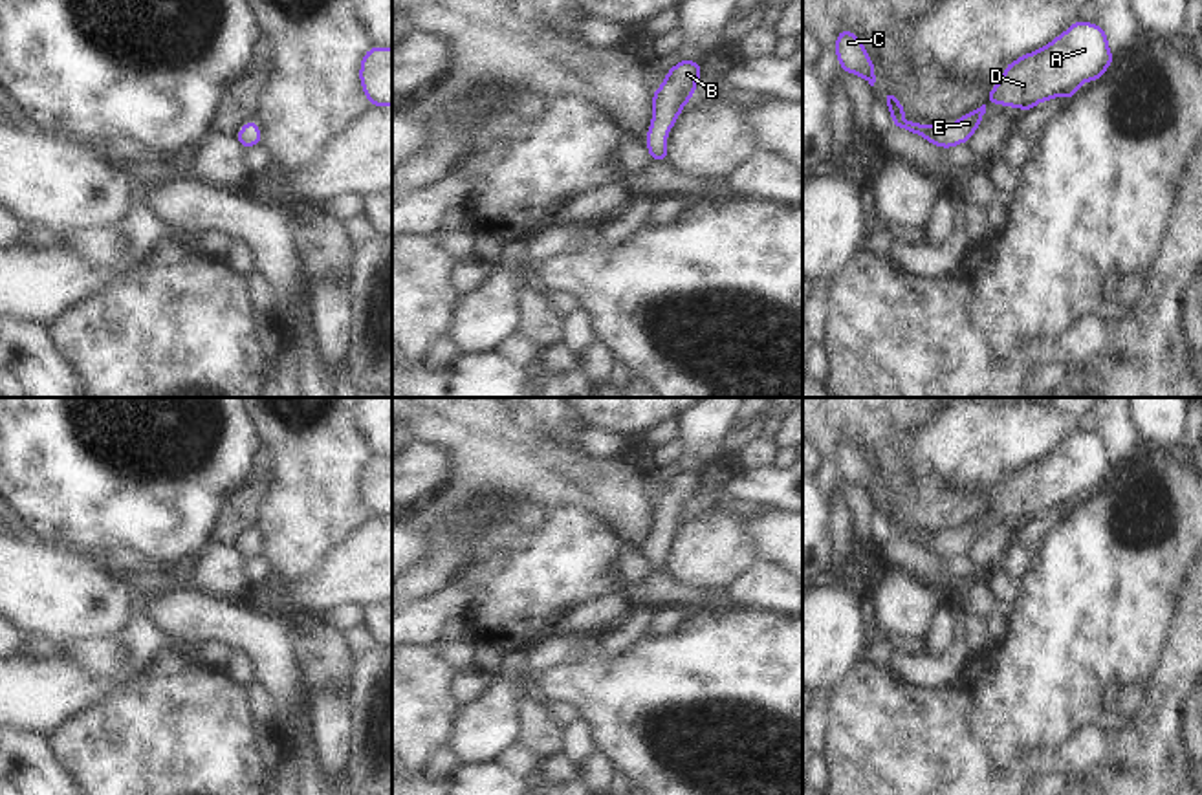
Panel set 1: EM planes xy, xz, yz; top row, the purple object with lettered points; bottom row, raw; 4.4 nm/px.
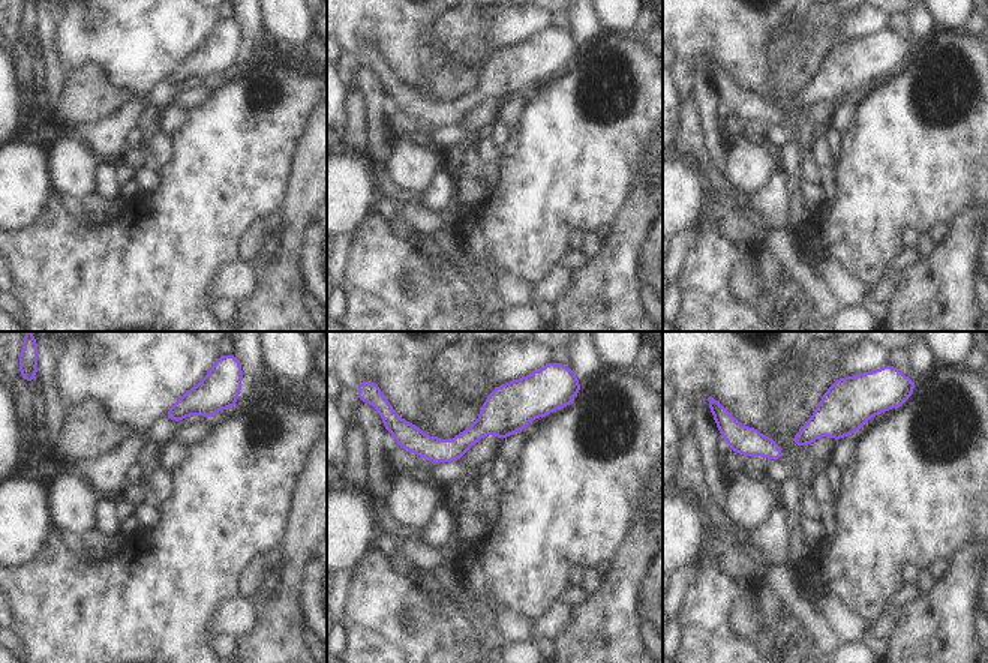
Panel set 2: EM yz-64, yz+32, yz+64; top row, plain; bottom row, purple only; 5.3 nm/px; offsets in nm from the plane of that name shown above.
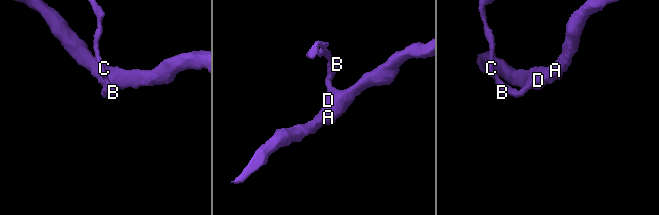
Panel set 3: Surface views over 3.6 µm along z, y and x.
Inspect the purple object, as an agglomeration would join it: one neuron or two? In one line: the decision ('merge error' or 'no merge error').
no merge error

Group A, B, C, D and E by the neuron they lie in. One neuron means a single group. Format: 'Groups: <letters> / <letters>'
Groups: A B C D E

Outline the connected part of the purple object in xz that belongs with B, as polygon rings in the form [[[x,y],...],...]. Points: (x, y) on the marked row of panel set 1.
[[[680,60],[667,71],[663,84],[652,93],[652,126],[645,136],[650,159],[667,161],[667,132],[674,126],[685,103],[696,93],[694,82],[700,75],[700,62]]]

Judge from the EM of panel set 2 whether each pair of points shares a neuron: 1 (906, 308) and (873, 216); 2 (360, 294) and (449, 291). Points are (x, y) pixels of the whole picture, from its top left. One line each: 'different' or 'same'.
1: different
2: same

